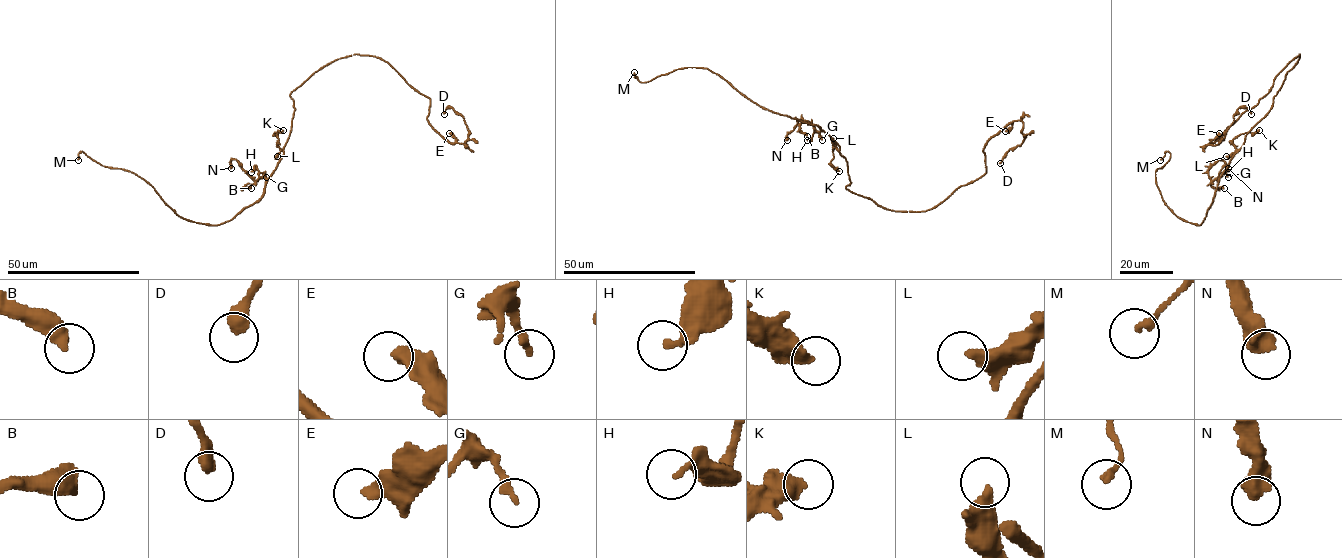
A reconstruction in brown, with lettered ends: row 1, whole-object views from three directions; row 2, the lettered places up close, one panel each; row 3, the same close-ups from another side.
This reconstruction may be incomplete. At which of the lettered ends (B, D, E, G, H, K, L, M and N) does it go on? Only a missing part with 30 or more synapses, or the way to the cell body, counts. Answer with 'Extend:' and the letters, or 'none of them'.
Extend: none of them

